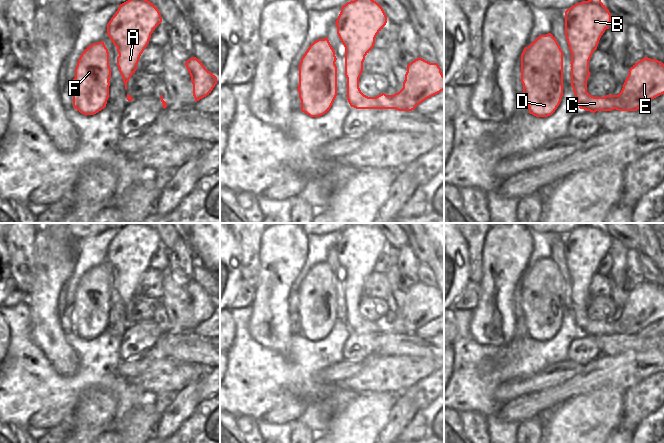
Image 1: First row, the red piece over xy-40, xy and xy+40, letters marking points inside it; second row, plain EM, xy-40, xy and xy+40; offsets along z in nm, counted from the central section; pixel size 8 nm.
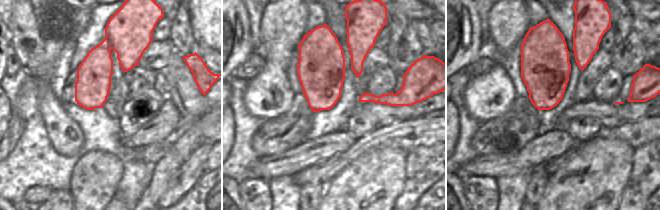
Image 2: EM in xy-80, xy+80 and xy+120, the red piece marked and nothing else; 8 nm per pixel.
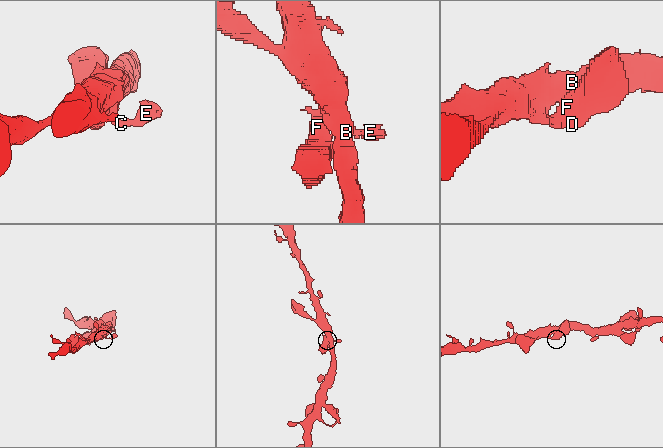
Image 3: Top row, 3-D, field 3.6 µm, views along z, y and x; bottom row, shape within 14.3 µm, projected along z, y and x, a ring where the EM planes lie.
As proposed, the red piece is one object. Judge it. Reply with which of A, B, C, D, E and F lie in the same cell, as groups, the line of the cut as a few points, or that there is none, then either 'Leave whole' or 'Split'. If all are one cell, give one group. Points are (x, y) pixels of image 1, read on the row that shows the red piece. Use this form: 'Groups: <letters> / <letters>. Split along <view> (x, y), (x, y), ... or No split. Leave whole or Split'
Groups: A B C D E F. No split. Leave whole.

